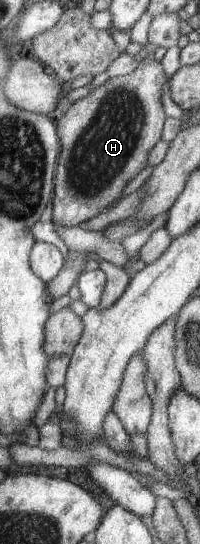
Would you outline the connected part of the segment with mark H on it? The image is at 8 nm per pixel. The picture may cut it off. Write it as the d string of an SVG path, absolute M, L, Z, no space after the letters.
M151 53L141 61L137 70L126 75L111 77L102 85L93 89L86 97L75 101L67 113L57 116L61 154L56 166L56 190L52 198L52 220L54 227L76 227L100 215L111 204L119 200L125 186L141 174L148 166L150 152L162 140L166 125L163 110L163 90L170 82L163 64Z

